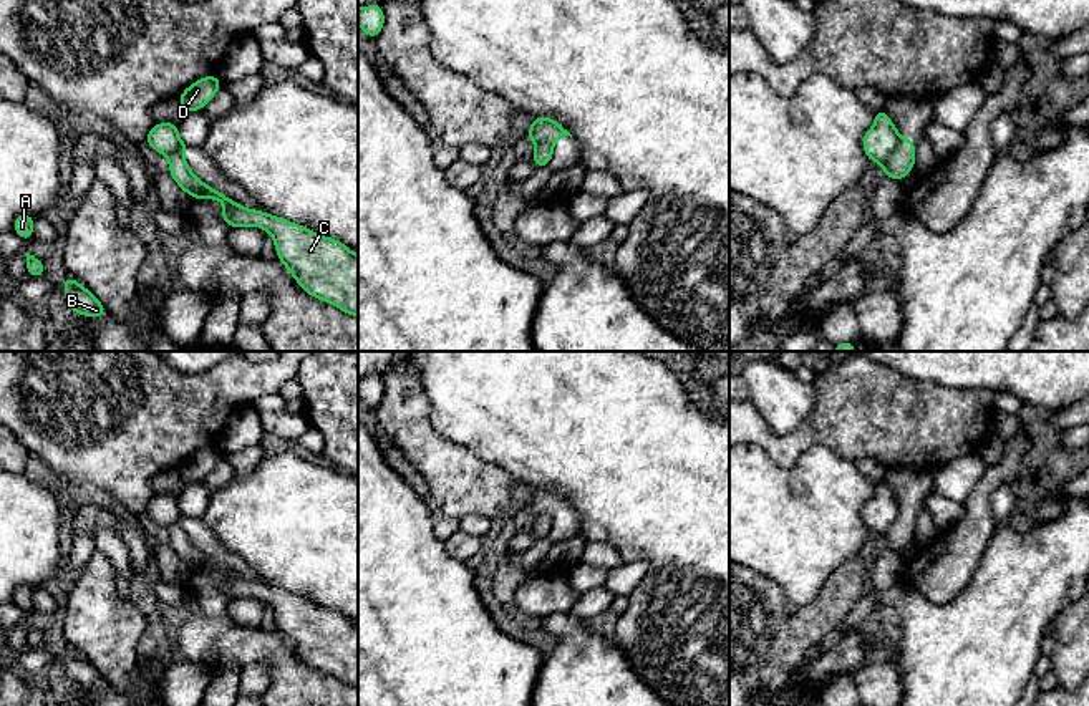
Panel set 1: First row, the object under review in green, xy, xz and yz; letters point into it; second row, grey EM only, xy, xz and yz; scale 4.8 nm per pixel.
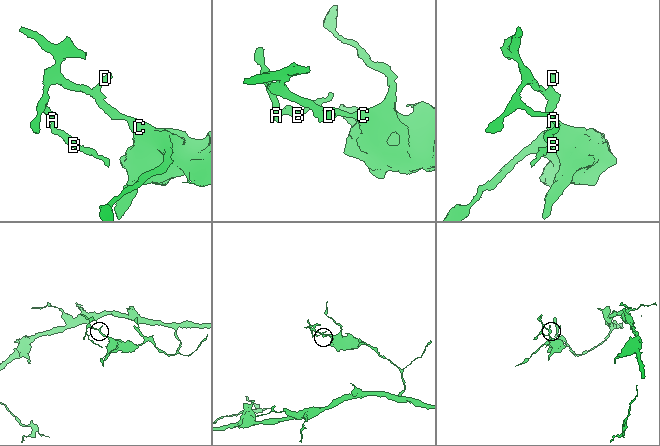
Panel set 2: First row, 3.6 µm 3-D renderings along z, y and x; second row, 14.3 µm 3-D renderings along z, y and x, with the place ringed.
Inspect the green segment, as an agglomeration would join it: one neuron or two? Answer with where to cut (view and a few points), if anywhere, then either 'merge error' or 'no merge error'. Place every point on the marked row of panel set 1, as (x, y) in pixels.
cut in yz along (900, 136), (894, 153), (882, 166); merge error

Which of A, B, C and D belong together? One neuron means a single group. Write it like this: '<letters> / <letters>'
A B D / C

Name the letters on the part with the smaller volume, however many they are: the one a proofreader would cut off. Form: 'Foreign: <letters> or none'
Foreign: A, B, D

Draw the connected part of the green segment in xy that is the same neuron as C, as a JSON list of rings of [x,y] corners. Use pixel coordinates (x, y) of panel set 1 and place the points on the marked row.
[[[169,154],[167,161],[171,177],[192,199],[212,199],[225,204],[220,217],[229,227],[254,225],[262,227],[267,234],[270,234],[275,242],[278,260],[293,275],[303,292],[358,318],[358,255],[353,254],[343,242],[315,234],[303,225],[267,214],[264,210],[245,209],[235,204],[229,196],[204,184],[191,171],[182,156]]]

